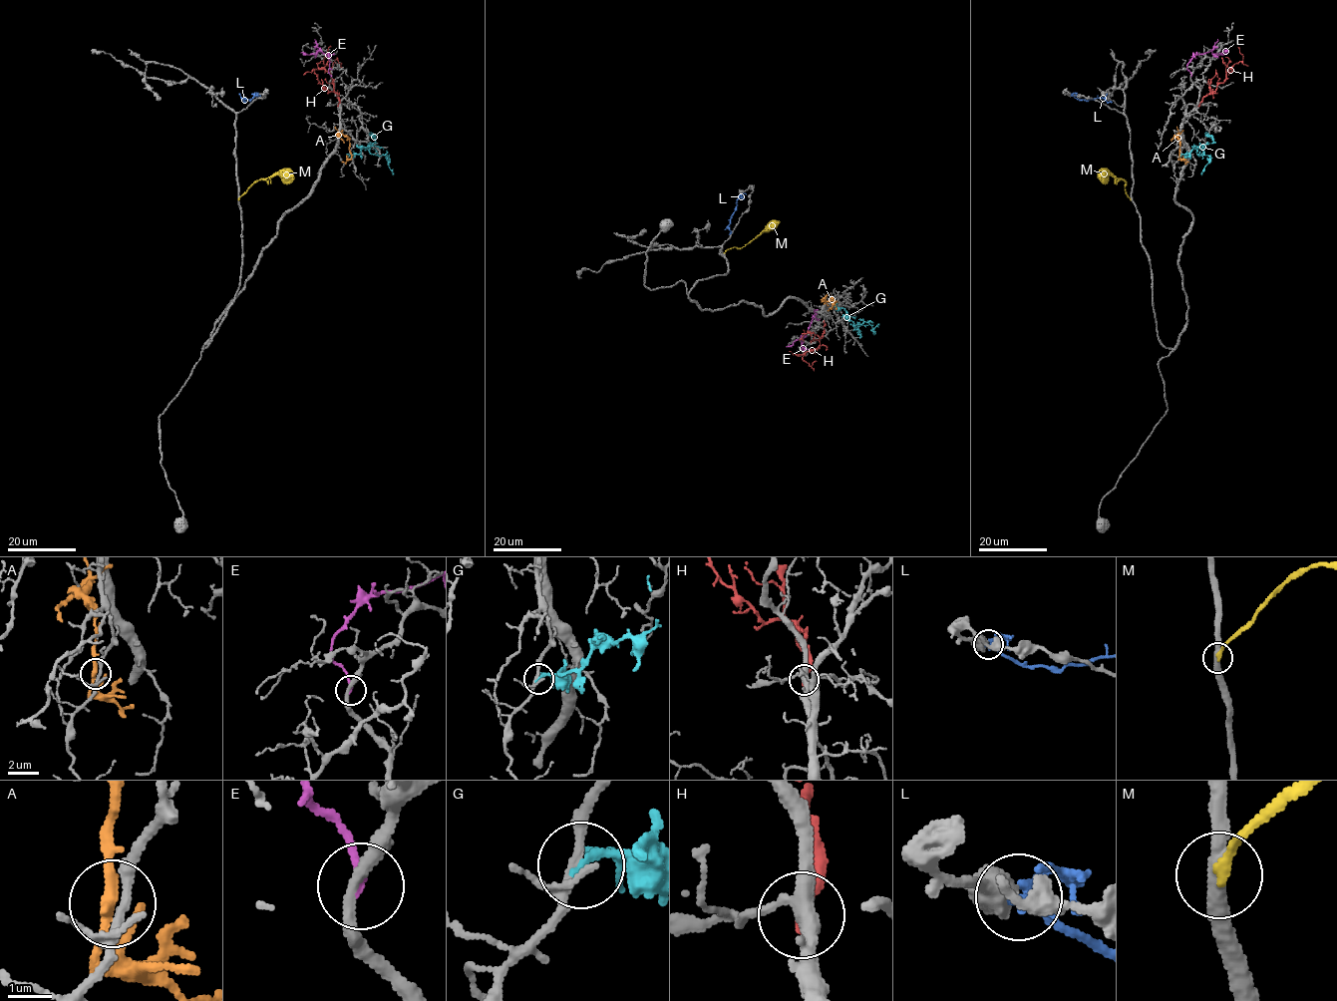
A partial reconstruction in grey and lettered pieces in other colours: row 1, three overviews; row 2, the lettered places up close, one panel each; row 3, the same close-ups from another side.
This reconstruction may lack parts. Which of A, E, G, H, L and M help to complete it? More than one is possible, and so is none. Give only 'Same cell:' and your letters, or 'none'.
Same cell: H

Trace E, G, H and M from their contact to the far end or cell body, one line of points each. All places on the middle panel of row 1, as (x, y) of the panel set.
E: (816, 313), (815, 309), (805, 334), (786, 346)
G: (836, 303), (856, 325), (867, 322), (873, 332), (878, 324)
H: (824, 322), (820, 346), (807, 352), (803, 359), (810, 365), (816, 361)
M: (724, 253), (734, 247), (740, 249), (764, 231), (771, 230), (779, 220)

